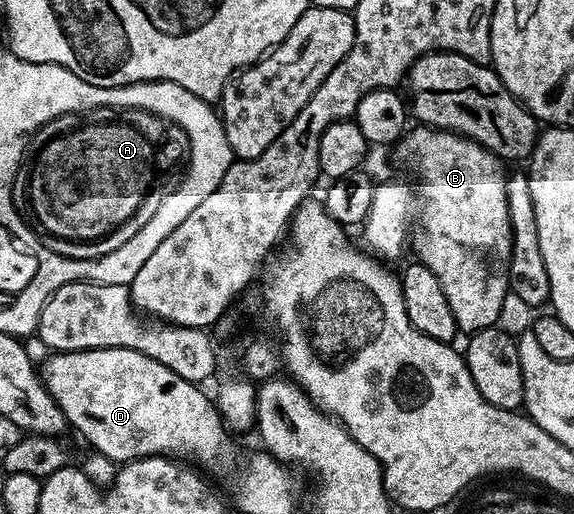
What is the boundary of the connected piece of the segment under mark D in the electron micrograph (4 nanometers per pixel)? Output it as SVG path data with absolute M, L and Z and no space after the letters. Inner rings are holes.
M128 348L67 350L51 353L49 357L40 366L42 383L64 412L67 423L82 433L91 451L108 456L119 464L134 464L140 458L169 456L189 460L206 472L226 470L233 464L231 435L218 414L215 399L210 394L206 395L199 383L184 380L184 376L176 376L172 368L164 368L160 360L152 360L152 356L144 356Z

